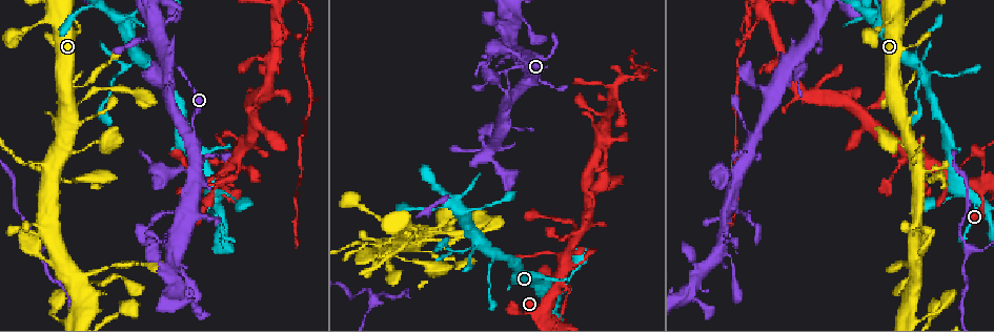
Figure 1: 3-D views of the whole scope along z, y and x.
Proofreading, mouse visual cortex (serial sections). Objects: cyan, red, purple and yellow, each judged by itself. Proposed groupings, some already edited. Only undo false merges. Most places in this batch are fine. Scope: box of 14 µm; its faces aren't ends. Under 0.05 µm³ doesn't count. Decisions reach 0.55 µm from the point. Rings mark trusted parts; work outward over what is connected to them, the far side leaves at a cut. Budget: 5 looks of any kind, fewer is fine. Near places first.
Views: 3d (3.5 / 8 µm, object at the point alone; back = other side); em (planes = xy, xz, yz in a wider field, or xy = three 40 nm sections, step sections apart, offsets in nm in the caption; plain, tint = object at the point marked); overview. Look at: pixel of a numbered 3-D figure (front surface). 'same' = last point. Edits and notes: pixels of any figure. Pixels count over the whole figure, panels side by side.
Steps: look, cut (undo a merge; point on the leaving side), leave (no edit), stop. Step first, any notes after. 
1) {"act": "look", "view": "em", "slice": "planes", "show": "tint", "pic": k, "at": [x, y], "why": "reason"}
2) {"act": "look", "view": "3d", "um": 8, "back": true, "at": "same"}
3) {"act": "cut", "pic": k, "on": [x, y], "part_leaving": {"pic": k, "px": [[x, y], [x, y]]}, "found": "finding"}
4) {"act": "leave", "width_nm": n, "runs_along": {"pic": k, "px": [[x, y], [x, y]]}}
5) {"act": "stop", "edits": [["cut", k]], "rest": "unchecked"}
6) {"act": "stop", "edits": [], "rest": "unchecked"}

{"act": "look", "view": "3d", "um": 3.5, "pic": 1, "at": [114, 79], "why": "thin neck"}

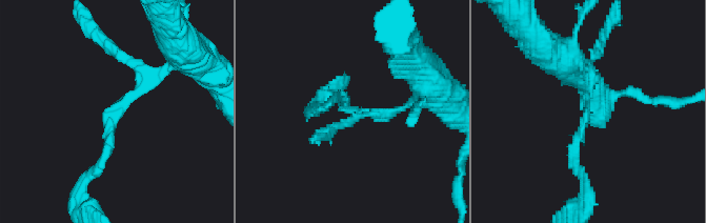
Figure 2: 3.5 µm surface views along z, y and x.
{"act": "look", "view": "em", "slice": "xy", "step": 3, "show": "tint", "pic": 2, "at": [125, 105], "why": "need the tissue"}

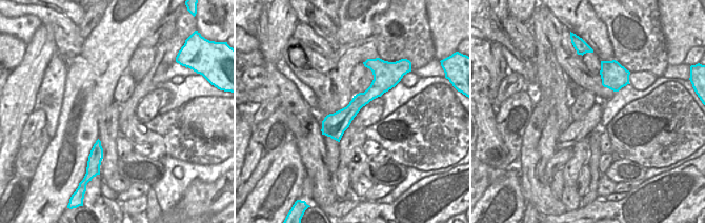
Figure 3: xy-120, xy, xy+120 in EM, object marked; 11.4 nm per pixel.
{"act": "leave", "width_nm": 260, "runs_along": {"pic": 2, "px": [[179, 63], [111, 121], [98, 166]]}, "found": "continuous, no second cell"}

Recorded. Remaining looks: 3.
{"act": "look", "view": "3d", "um": 8, "pic": 1, "at": [964, 165], "why": "narrows sharply"}

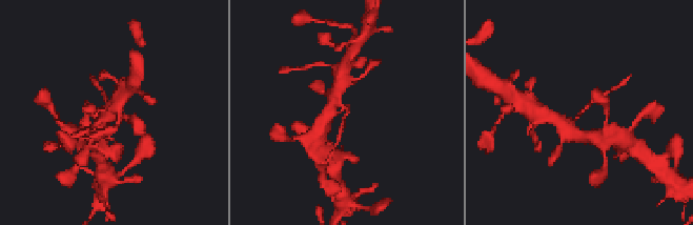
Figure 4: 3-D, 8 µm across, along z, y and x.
{"act": "look", "view": "em", "slice": "xy", "step": 1, "show": "tint", "pic": 4, "at": [348, 113], "arm_widths_nm": [150, 450]}

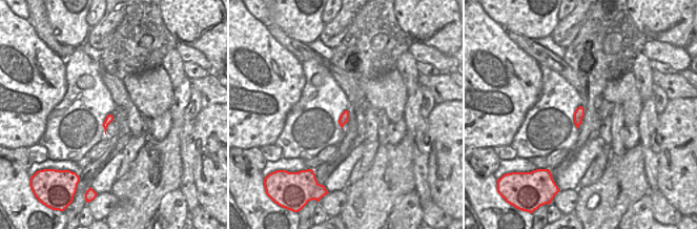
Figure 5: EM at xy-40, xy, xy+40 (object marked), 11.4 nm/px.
{"act": "leave", "runs_along": {"pic": 4, "px": [[573, 133], [572, 122], [603, 95]]}, "found": "all the same cell"}

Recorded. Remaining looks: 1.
{"act": "stop", "edits": [], "rest": "unchecked"}

